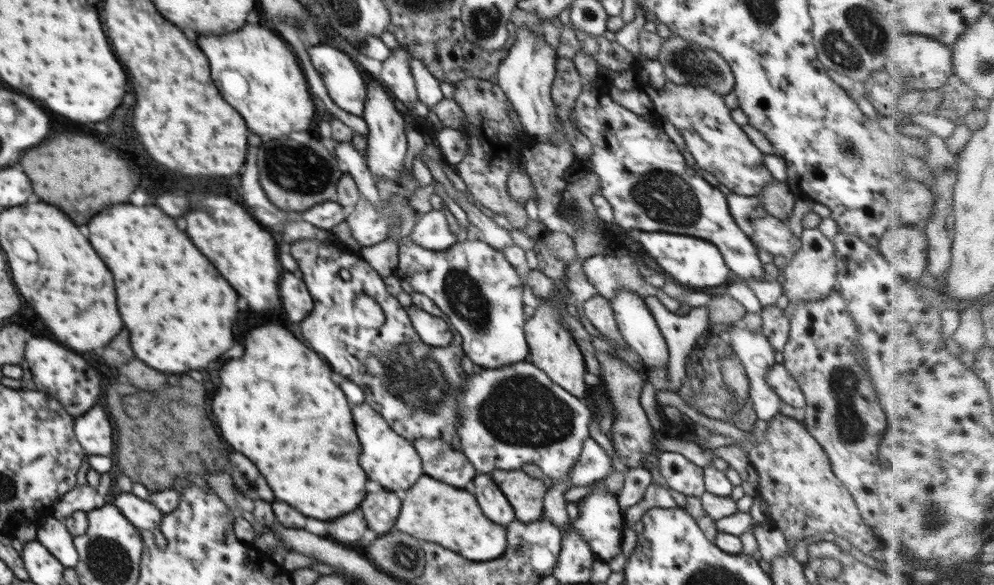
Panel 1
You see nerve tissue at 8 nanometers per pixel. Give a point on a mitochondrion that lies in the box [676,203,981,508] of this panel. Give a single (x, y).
(850, 425)

